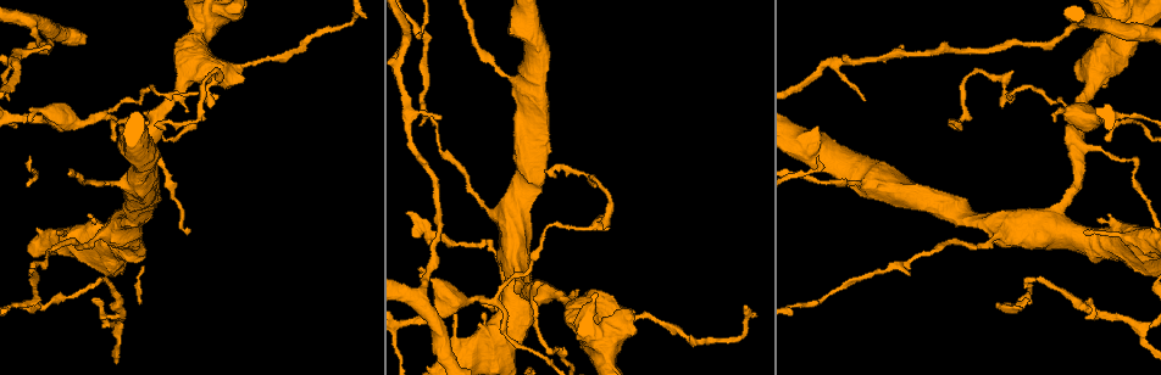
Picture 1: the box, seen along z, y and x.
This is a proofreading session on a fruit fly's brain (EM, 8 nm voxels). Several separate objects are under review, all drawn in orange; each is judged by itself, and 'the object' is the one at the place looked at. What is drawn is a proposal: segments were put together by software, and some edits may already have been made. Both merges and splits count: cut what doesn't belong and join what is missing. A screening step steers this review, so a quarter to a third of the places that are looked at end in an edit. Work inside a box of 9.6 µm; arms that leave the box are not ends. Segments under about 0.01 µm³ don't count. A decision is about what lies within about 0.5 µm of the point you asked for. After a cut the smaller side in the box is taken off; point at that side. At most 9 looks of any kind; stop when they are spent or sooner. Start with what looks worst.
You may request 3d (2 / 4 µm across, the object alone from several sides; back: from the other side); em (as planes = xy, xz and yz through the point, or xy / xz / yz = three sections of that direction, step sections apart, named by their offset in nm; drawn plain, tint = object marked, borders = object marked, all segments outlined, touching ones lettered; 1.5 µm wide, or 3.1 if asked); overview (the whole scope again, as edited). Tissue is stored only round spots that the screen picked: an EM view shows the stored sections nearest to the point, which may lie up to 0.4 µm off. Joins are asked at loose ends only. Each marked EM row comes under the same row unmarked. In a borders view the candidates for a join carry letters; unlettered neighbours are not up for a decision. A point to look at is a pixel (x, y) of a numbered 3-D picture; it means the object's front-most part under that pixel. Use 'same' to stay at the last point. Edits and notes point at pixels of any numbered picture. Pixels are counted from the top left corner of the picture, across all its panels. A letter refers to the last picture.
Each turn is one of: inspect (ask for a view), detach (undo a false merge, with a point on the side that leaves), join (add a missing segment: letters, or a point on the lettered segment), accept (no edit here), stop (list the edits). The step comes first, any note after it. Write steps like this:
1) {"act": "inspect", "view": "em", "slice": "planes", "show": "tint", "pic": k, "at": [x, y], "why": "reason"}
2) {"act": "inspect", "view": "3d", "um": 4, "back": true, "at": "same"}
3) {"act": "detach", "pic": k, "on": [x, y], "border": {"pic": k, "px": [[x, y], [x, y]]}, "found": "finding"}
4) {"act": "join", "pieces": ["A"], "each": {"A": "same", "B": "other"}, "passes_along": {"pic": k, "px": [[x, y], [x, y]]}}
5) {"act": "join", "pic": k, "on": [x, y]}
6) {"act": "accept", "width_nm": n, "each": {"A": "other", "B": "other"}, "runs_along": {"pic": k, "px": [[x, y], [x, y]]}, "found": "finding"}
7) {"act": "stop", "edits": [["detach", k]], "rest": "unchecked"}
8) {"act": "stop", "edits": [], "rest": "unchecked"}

{"act": "inspect", "view": "3d", "um": 2, "pic": 1, "at": [1084, 232]}

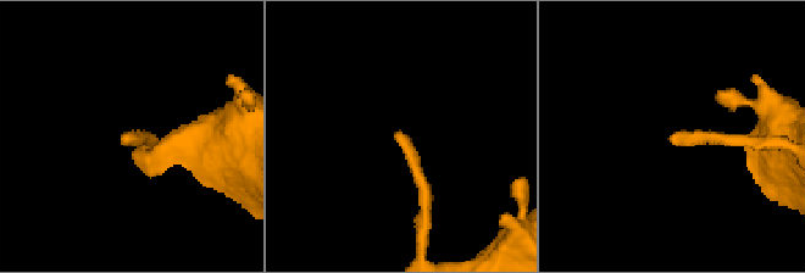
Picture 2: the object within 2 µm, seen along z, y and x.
{"act": "inspect", "view": "em", "slice": "planes", "show": "tint", "pic": 2, "at": [123, 141]}

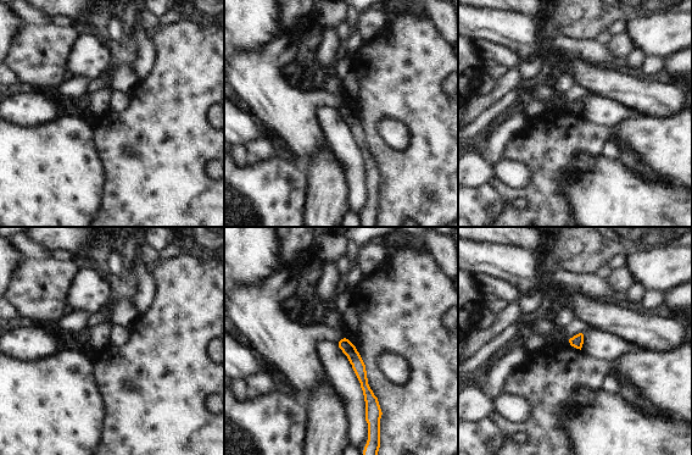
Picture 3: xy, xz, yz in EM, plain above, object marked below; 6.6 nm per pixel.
{"act": "inspect", "view": "em", "slice": "planes", "show": "borders", "at": "same", "why": "what lies round it"}

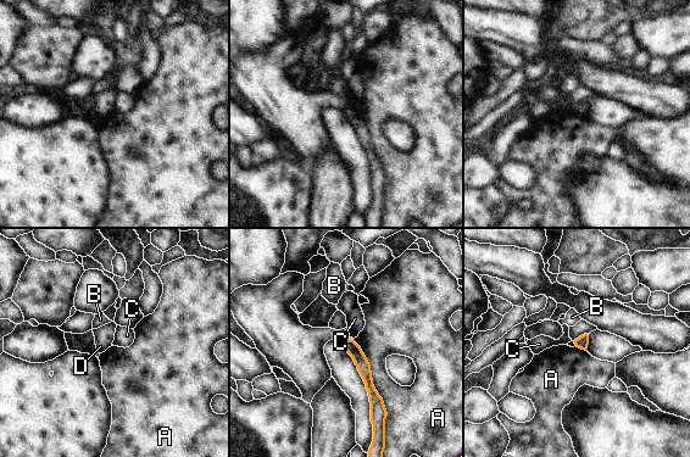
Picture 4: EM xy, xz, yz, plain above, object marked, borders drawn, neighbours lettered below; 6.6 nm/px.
{"act": "accept", "longest_contact_nm": ["A", 600], "each": {"A": "other", "B": "other", "C": "other", "D": "other"}, "border": {"pic": 4, "px": [[350, 338], [369, 366], [385, 421]]}, "found": "none of them fits"}

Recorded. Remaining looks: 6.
{"act": "inspect", "view": "3d", "um": 2, "pic": 1, "at": [998, 303], "why": "long arm stops here"}

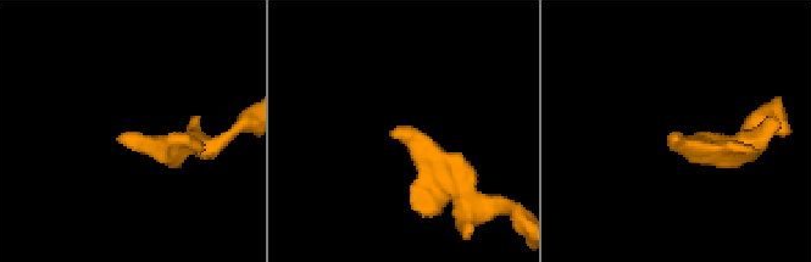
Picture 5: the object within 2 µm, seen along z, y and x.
{"act": "inspect", "view": "em", "slice": "yz", "step": 8, "show": "borders", "pic": 5, "at": [673, 138], "why": "need the tissue"}

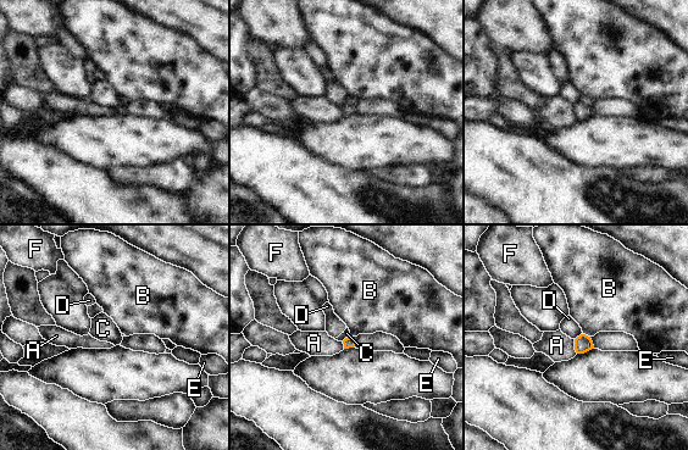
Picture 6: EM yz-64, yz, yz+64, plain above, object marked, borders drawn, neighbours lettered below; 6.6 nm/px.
{"act": "inspect", "view": "em", "slice": "xy", "step": 8, "show": "borders", "at": "same", "why": "cut it another way"}

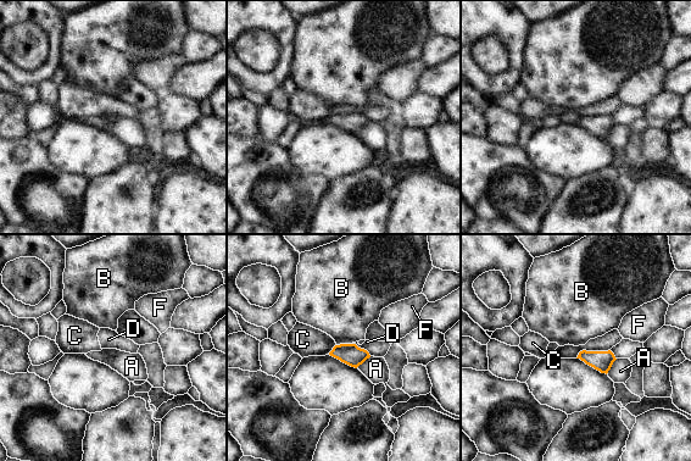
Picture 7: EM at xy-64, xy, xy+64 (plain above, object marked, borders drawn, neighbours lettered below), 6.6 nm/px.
{"act": "accept", "each": {"A": "other", "B": "other", "C": "other", "D": "other", "F": "other"}, "border": {"pic": 7, "px": [[352, 343], [363, 348], [371, 355]]}, "found": "no lettered segment goes on from it"}

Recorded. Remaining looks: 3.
{"act": "inspect", "view": "3d", "um": 2, "pic": 1, "at": [577, 289], "why": "an open end"}

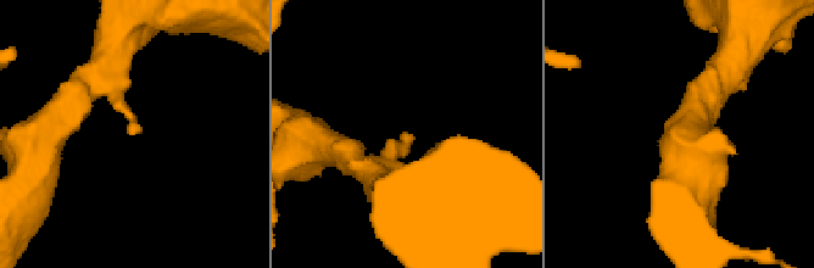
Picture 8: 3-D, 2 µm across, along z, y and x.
{"act": "inspect", "view": "em", "slice": "planes", "show": "borders", "pic": 8, "at": [405, 137]}

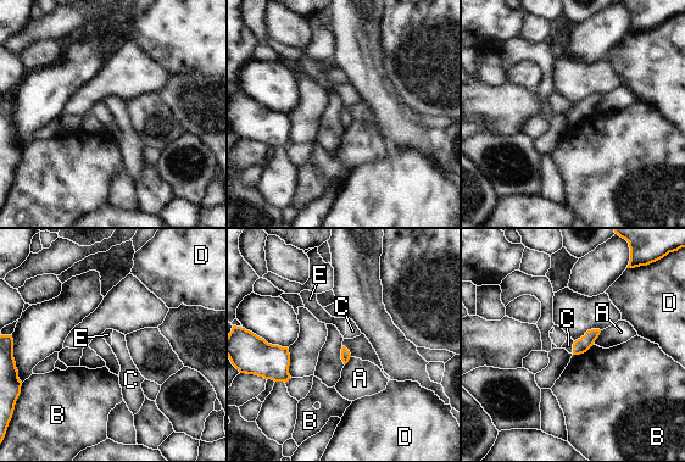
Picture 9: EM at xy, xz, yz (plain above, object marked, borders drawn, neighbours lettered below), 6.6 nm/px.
{"act": "accept", "each": {"A": "other", "B": "other", "C": "other", "D": "other", "E": "other"}, "border": {"pic": 9, "px": [[574, 341], [572, 352]]}, "found": "no lettered segment goes on from it"}

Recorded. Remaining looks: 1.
{"act": "inspect", "view": "em", "slice": "planes", "show": "borders", "pic": 1, "at": [268, 57], "why": "a narrow waist"}

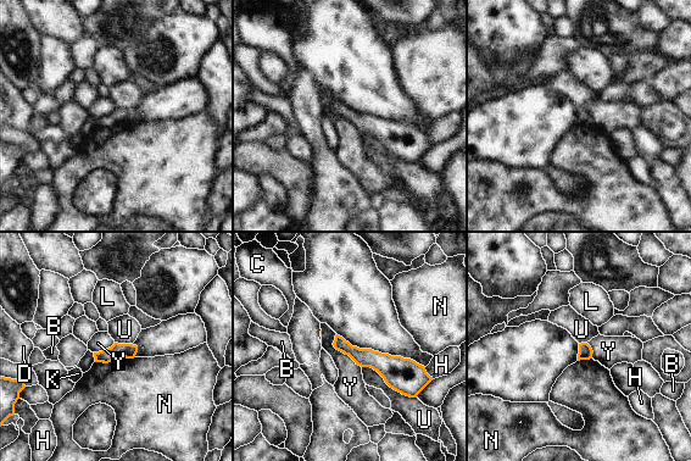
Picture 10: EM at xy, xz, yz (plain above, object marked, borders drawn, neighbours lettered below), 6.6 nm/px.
{"act": "accept", "width_nm": 100, "each": {"B": "other", "C": "other", "D": "other", "H": "other", "K": "other", "L": "other", "N": "other", "U": "other", "Y": "other"}, "border": {"pic": 10, "px": [[335, 334], [333, 345], [361, 367]]}, "found": "all the same cell"}

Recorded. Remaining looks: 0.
{"act": "stop", "edits": [], "rest": "unchecked"}

